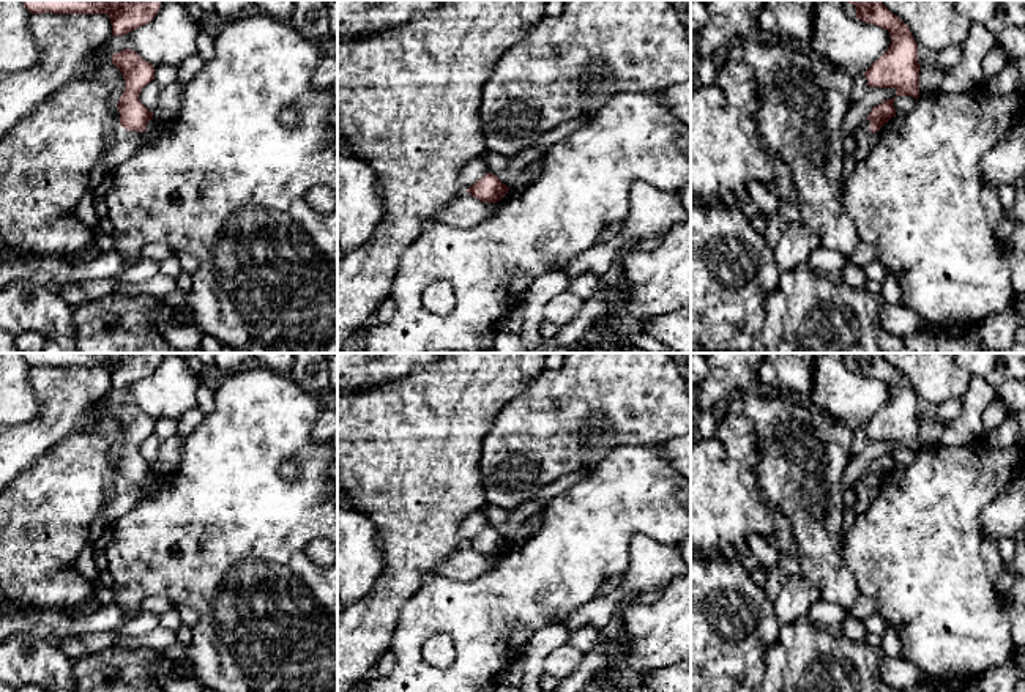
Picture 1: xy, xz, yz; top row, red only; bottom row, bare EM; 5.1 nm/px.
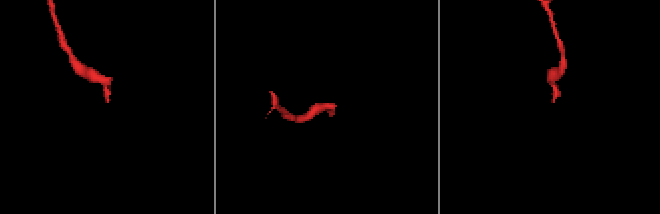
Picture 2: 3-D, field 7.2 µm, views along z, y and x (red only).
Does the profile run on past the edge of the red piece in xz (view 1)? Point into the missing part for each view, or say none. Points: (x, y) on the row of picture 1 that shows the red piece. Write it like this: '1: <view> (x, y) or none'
1: none

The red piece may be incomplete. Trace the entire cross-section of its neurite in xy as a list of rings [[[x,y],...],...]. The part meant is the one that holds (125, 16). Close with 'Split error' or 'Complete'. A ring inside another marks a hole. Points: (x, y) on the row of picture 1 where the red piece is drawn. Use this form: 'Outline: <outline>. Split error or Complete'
Outline: [[[20,0],[32,14],[107,14],[112,25],[112,36],[123,36],[150,24],[158,11],[167,3],[188,5],[196,0]]]. Split error

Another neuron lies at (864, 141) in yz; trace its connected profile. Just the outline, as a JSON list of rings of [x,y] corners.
[[[866,118],[855,132],[855,161],[856,164],[863,162],[869,153],[874,150],[875,139],[870,131],[870,121]]]

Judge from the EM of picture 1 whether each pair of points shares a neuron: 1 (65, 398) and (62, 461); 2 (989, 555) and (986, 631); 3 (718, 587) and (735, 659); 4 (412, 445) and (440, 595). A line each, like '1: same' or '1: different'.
1: different
2: different
3: same
4: different

